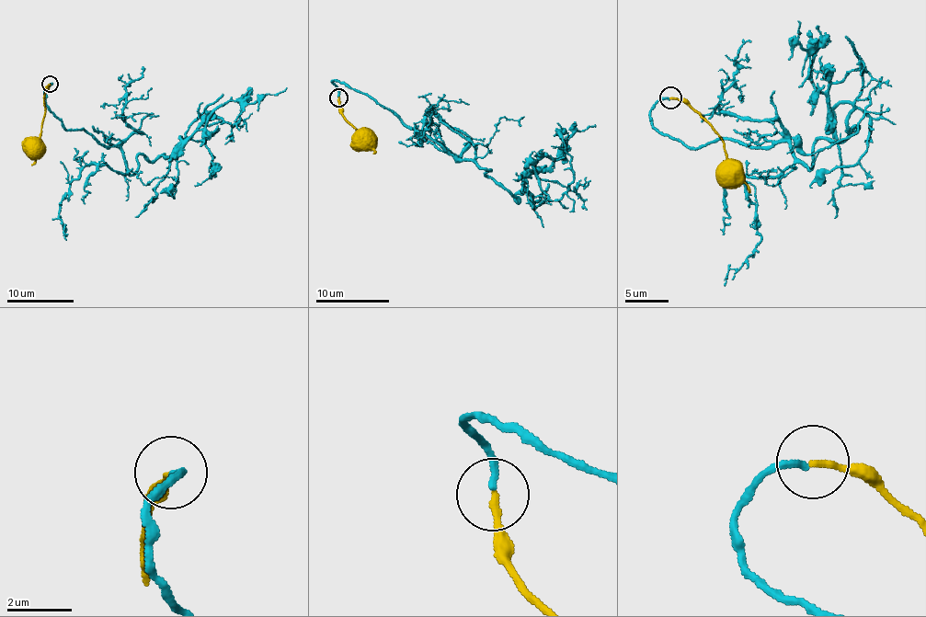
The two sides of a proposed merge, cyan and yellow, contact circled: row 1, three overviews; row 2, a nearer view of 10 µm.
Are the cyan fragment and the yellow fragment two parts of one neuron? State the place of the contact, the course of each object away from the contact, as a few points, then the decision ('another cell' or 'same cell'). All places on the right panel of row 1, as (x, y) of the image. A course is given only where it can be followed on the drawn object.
place (670, 97); course cyan (670, 99), (651, 126), (694, 148), (784, 142), (809, 168), (851, 105), (813, 85), (819, 45), (796, 20); course yellow (670, 97), (684, 100), (719, 137), (725, 161), (733, 167), (733, 175); another cell

